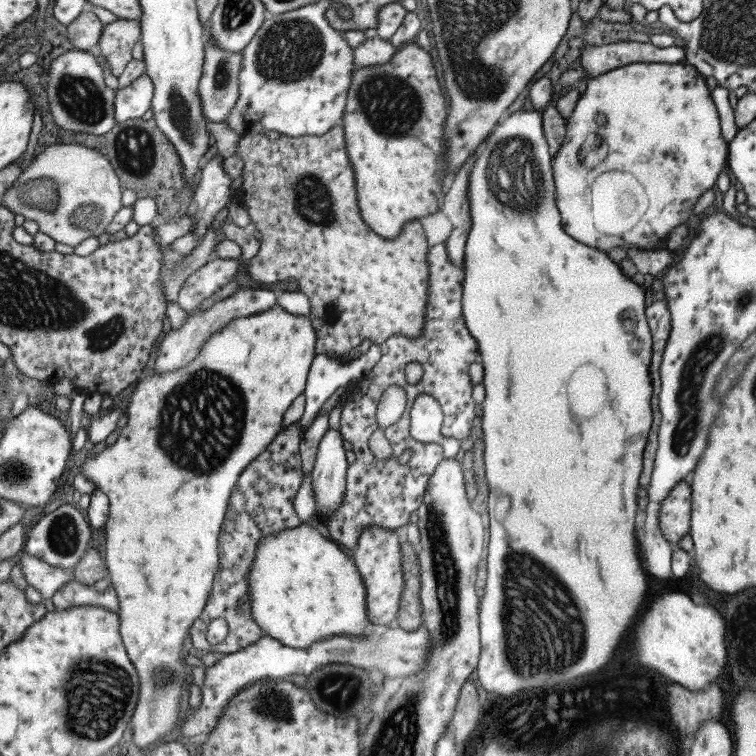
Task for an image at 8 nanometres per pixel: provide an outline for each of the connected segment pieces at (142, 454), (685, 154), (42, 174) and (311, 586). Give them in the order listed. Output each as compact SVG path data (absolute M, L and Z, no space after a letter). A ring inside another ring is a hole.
M277 304L268 310L250 316L233 318L211 337L206 339L202 348L187 365L173 371L142 376L132 394L132 400L126 404L125 416L128 418L126 426L122 428L116 442L106 447L95 457L87 452L87 461L82 465L81 473L93 480L96 489L100 489L109 498L109 515L105 522L106 540L104 545L104 560L108 569L109 582L116 591L119 601L120 636L126 646L126 652L136 666L140 674L140 700L132 716L132 740L136 746L145 748L154 744L160 738L169 738L174 732L180 732L178 716L180 716L180 696L186 694L186 690L193 683L192 667L186 666L182 655L184 640L190 637L192 624L199 619L208 603L215 576L219 567L219 534L223 527L223 520L227 514L228 503L236 481L241 472L259 455L284 429L282 420L286 410L298 396L303 394L310 365L314 360L315 344L317 338L308 316L293 315L286 312Z
M683 61L674 64L664 63L645 63L637 62L619 66L614 70L609 70L604 74L599 74L587 82L586 91L580 94L577 104L572 112L570 119L566 123L566 138L564 144L556 156L552 160L552 172L554 183L556 184L556 204L559 208L561 220L563 221L563 229L578 242L582 242L586 246L597 248L598 250L610 250L610 248L637 247L638 250L655 250L660 247L670 231L677 226L684 224L685 221L693 217L694 206L698 199L706 192L711 190L715 185L718 174L722 172L724 166L727 165L728 143L721 134L720 117L711 97L711 91L708 88L706 79L691 64ZM590 134L598 134L598 136L606 136L606 140L612 140L612 192L596 192L594 184L586 184L586 166L580 164L578 160L578 152L584 144L584 140Z
M56 144L40 152L26 170L21 171L16 182L6 192L2 206L10 212L21 214L25 220L33 220L40 231L52 237L57 243L75 246L90 235L104 233L113 216L122 208L122 193L118 175L110 162L96 150L80 144Z
M309 522L299 527L267 536L256 547L251 573L247 576L249 588L249 612L264 631L264 635L279 640L292 648L306 650L311 644L332 636L368 637L365 627L371 624L368 619L368 603L364 581L346 553L338 547L320 528Z

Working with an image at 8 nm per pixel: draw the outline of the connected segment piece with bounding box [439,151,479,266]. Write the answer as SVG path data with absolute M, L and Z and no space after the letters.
M478 152L466 161L460 170L452 176L453 179L446 188L439 210L452 222L452 232L445 240L448 259L452 265L463 265L465 260L465 242L469 235L472 221L469 213L468 184L470 184L470 171L476 164Z

